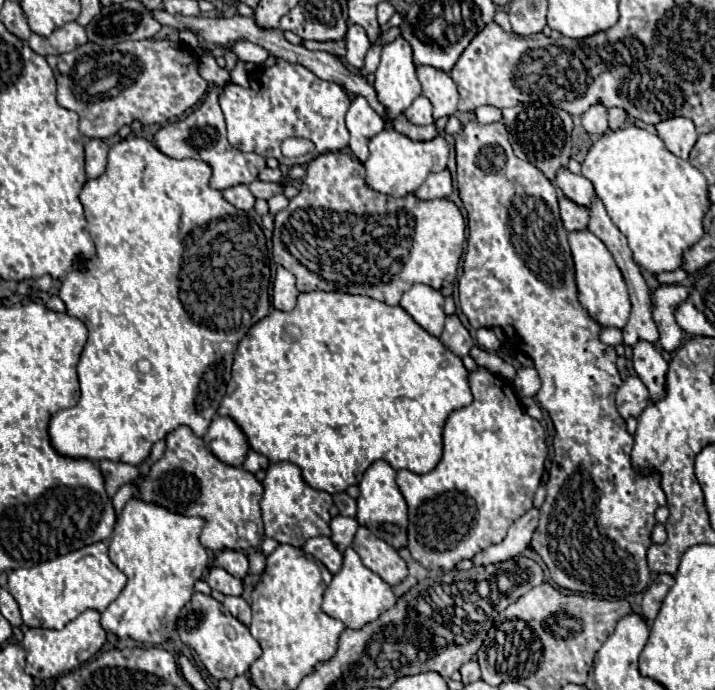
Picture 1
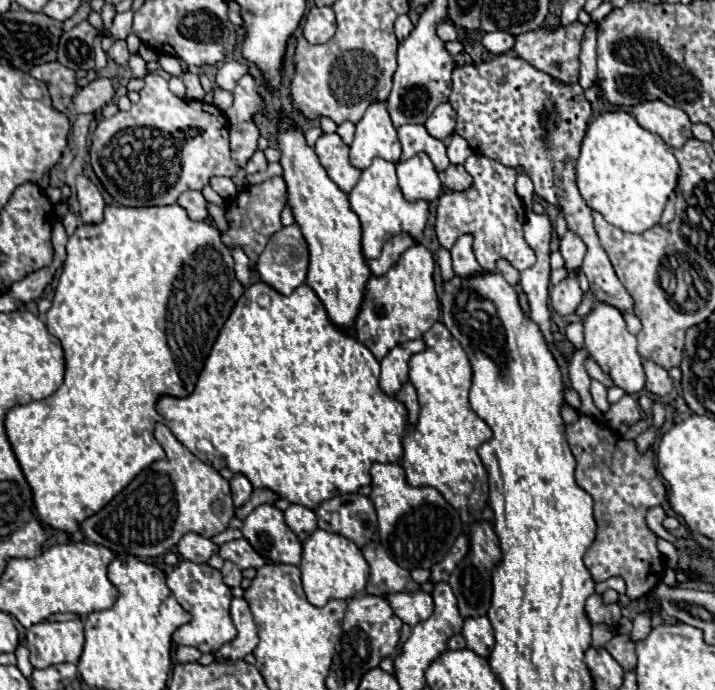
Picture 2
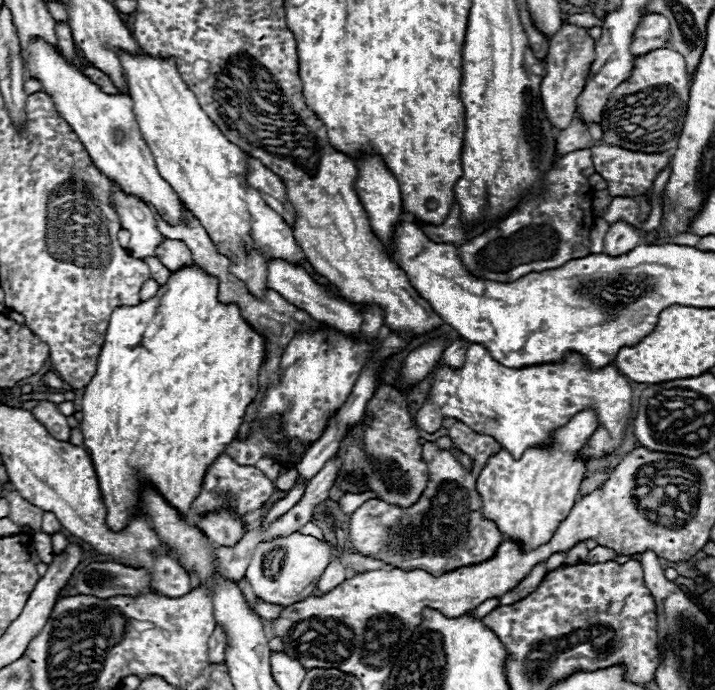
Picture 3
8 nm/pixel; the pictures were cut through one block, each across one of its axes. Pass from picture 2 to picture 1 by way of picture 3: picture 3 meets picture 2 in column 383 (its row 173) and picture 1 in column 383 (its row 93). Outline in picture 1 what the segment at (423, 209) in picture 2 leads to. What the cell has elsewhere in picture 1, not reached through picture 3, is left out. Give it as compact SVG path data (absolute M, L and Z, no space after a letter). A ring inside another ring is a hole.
M386 128L370 140L370 156L364 162L366 184L372 190L390 194L394 198L406 196L410 192L416 192L418 186L424 182L424 178L430 172L444 170L448 162L448 154L450 154L450 146L442 136L436 136L424 142L416 142L416 140L410 140L406 134L396 132L394 128Z

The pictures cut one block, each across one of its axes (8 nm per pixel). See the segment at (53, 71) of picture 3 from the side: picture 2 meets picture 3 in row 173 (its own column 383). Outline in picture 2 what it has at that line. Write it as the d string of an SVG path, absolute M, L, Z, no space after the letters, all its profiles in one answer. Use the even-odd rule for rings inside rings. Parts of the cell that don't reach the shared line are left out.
M372 102L362 120L356 124L354 142L350 144L350 162L356 168L364 170L372 164L374 158L398 162L400 156L402 146L386 104Z

